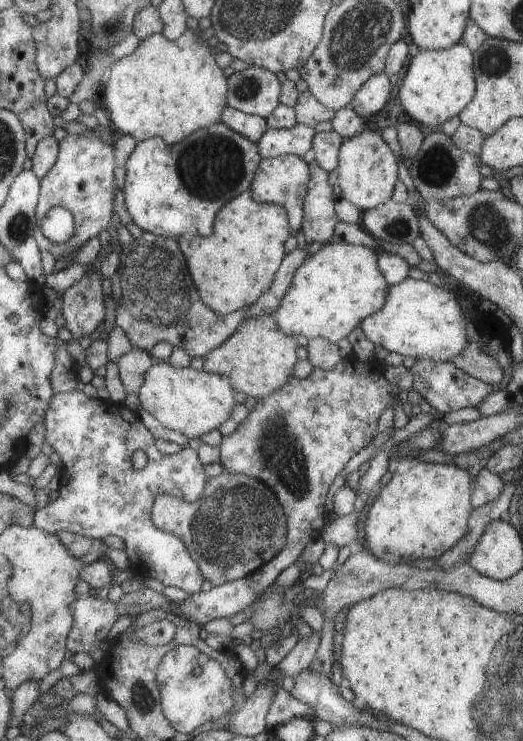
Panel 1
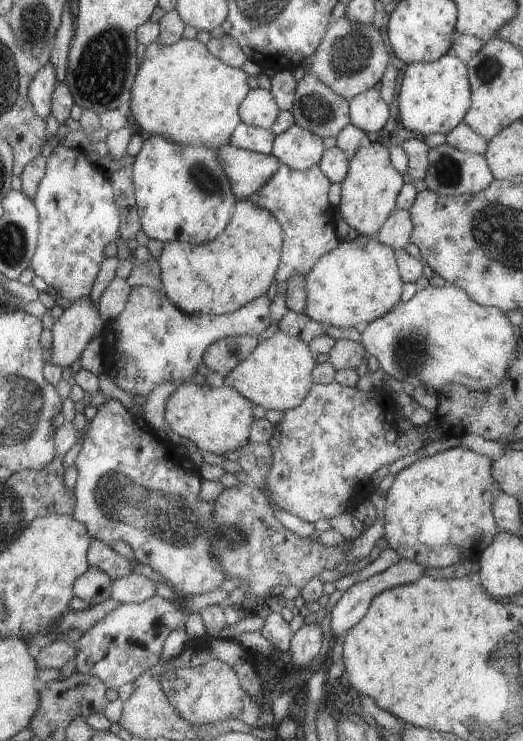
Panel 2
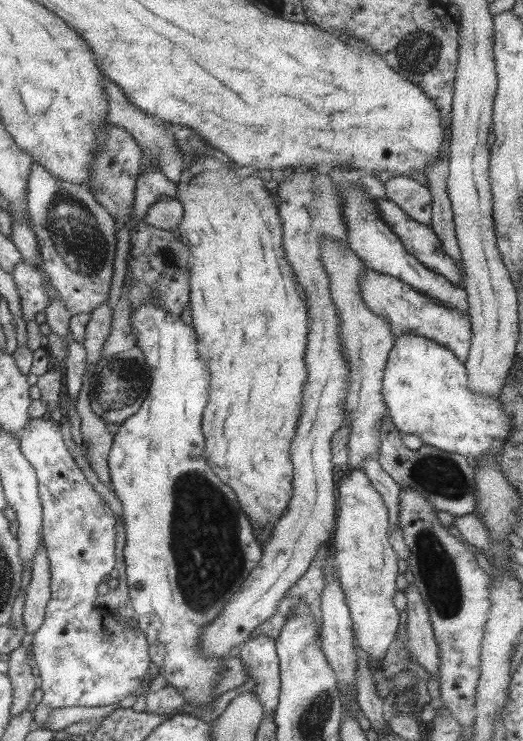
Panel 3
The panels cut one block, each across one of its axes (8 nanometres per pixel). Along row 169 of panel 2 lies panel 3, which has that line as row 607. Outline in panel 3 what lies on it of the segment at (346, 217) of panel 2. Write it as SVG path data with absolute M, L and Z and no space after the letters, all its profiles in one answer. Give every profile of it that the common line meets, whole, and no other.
M351 469L339 481L338 514L330 554L337 564L339 587L349 612L355 649L365 652L369 662L381 660L395 638L399 616L391 604L395 594L397 556L389 541L390 520L378 489L361 469Z

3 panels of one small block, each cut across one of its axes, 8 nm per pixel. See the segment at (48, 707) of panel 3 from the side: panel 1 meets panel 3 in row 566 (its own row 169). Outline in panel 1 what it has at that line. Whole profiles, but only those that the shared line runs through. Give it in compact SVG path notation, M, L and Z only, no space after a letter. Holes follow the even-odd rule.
M66 134L60 141L60 153L51 170L42 178L42 189L40 190L40 201L38 204L38 229L35 236L41 250L47 250L57 259L71 259L72 254L81 248L91 237L99 237L102 232L108 228L111 220L111 200L113 200L113 150L111 146L99 141L99 136L75 136ZM55 207L67 208L72 214L74 222L74 231L67 242L57 244L49 240L42 231L42 220L49 214L49 211Z

